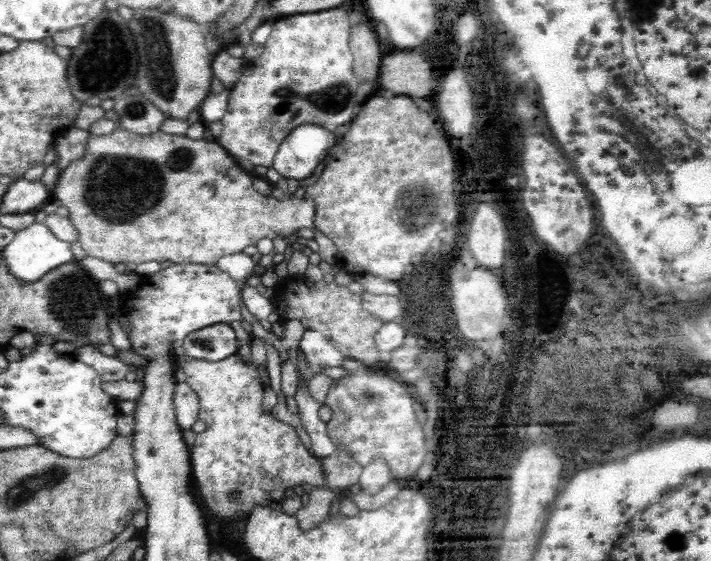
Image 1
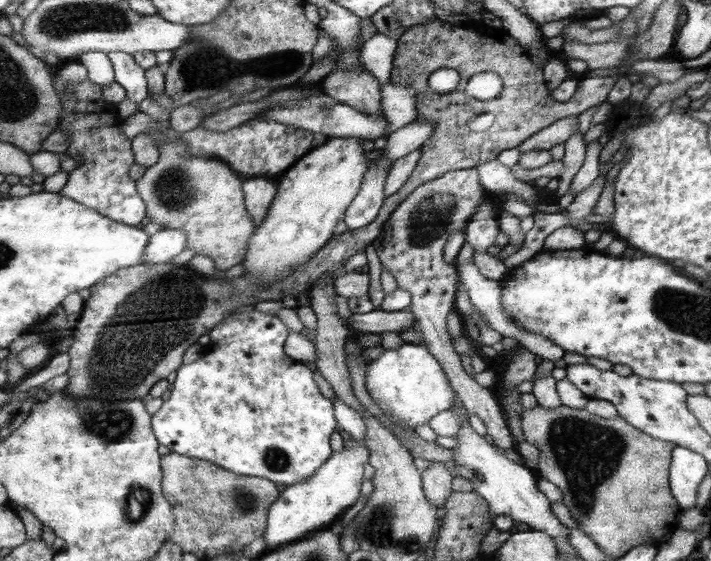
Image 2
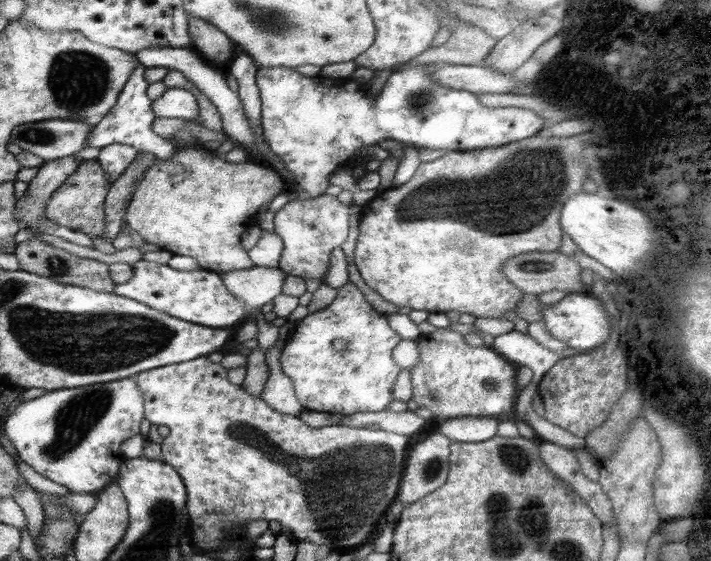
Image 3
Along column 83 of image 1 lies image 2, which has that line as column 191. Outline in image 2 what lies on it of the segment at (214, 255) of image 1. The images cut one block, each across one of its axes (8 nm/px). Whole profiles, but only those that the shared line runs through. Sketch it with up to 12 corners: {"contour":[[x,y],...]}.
{"contour":[[142,111],[121,124],[160,132],[159,160],[136,182],[146,216],[184,229],[223,273],[254,234],[242,182],[190,157],[178,132]]}

